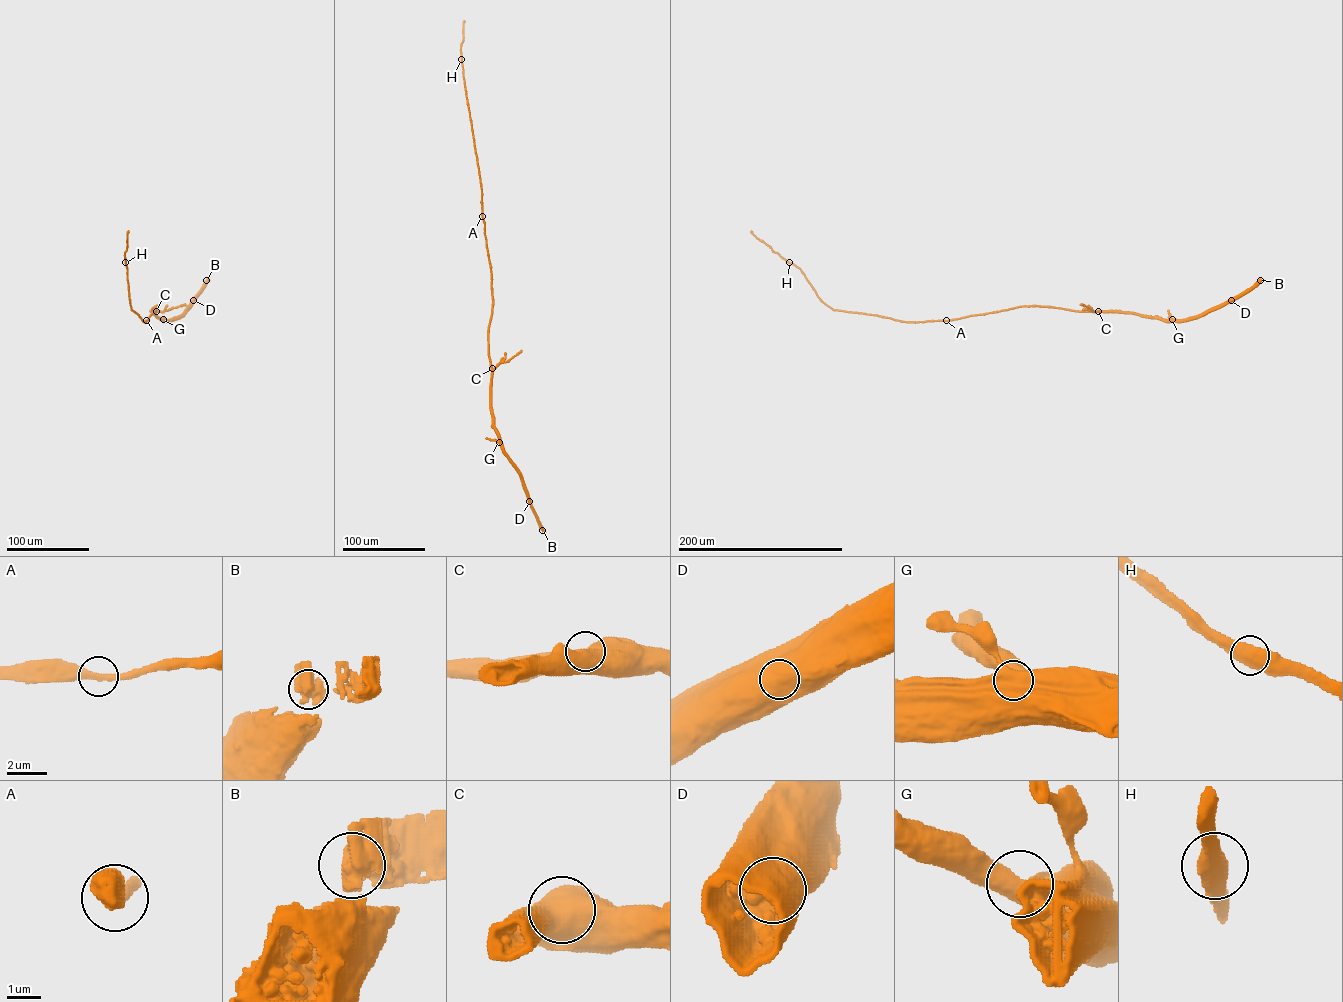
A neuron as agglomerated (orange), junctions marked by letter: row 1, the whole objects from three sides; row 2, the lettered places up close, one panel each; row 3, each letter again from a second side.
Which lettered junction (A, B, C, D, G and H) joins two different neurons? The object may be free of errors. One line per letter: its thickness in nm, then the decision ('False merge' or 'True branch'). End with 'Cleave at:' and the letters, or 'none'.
A: Thickness 340 nm. True branch
B: Thickness 550 nm. True branch
C: Thickness 800 nm. True branch
D: Thickness 1000 nm. True branch
G: Thickness 550 nm. True branch
H: Thickness 650 nm. True branch
Cleave at: none

